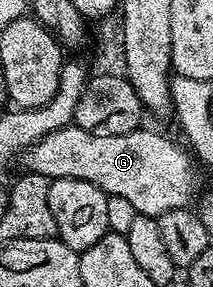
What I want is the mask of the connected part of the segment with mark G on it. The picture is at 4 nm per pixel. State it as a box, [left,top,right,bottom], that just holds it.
[23,126,197,216]

